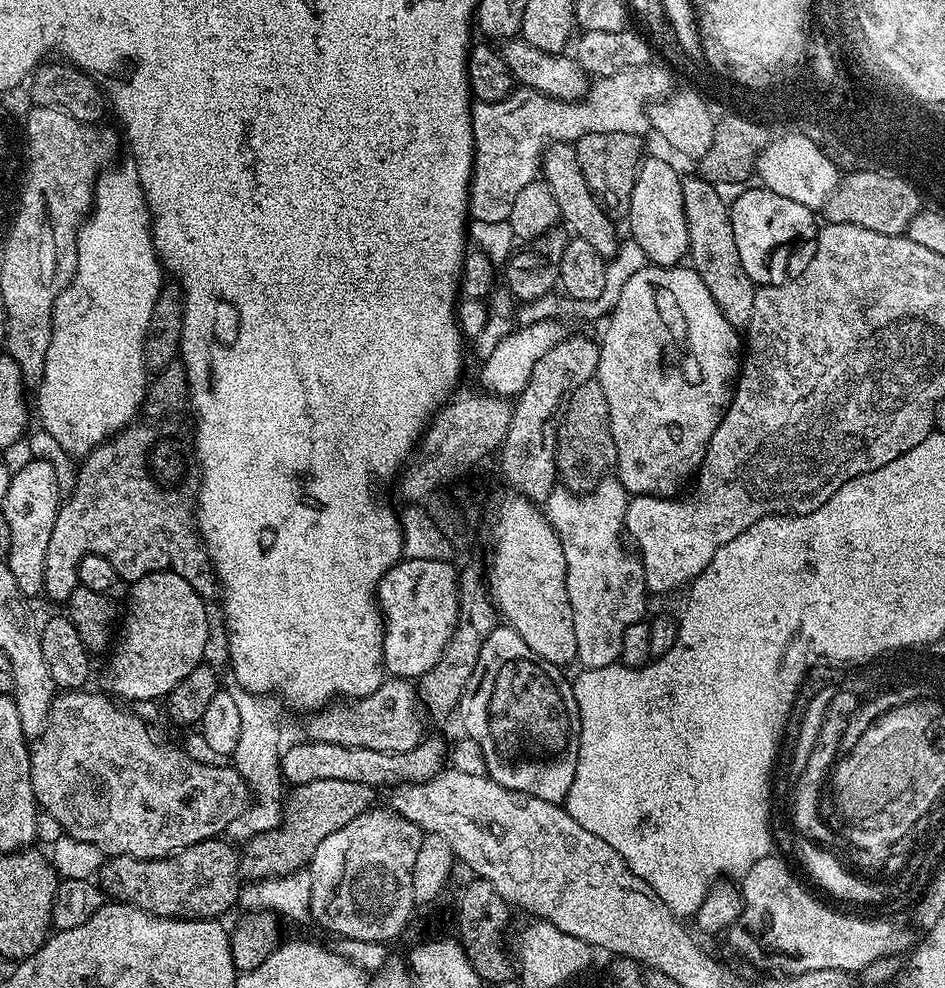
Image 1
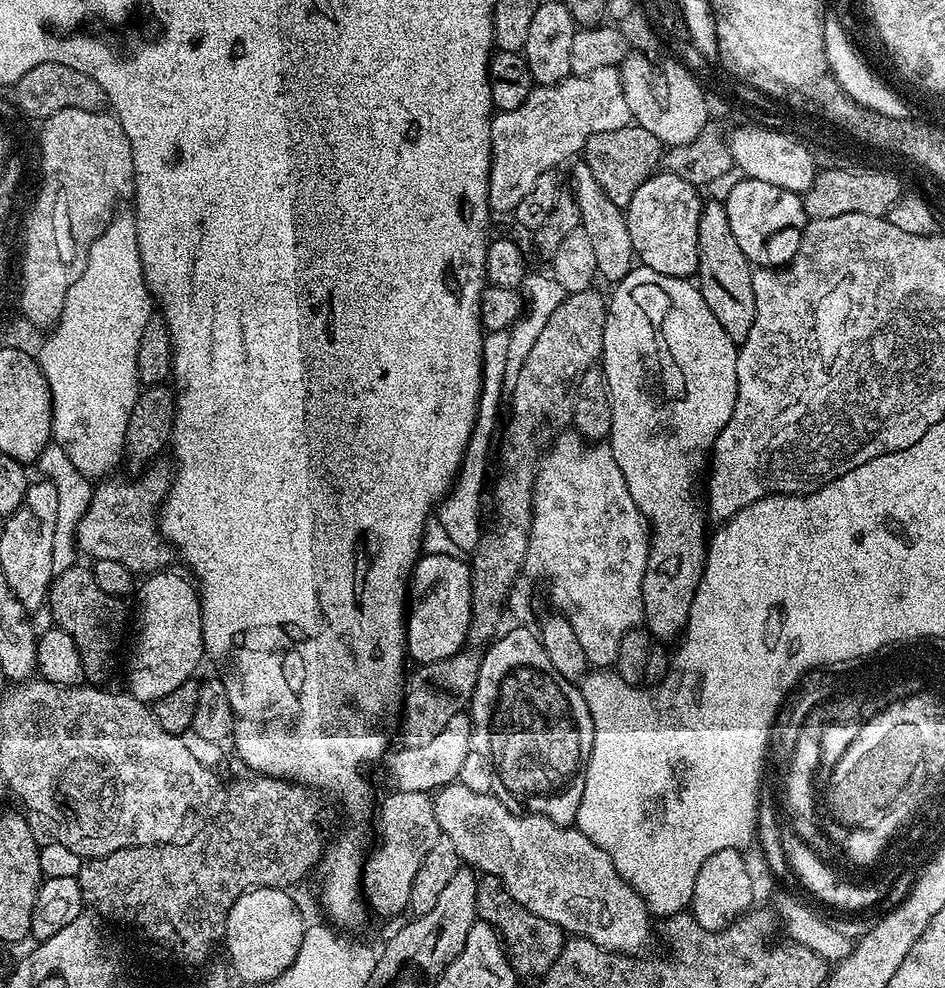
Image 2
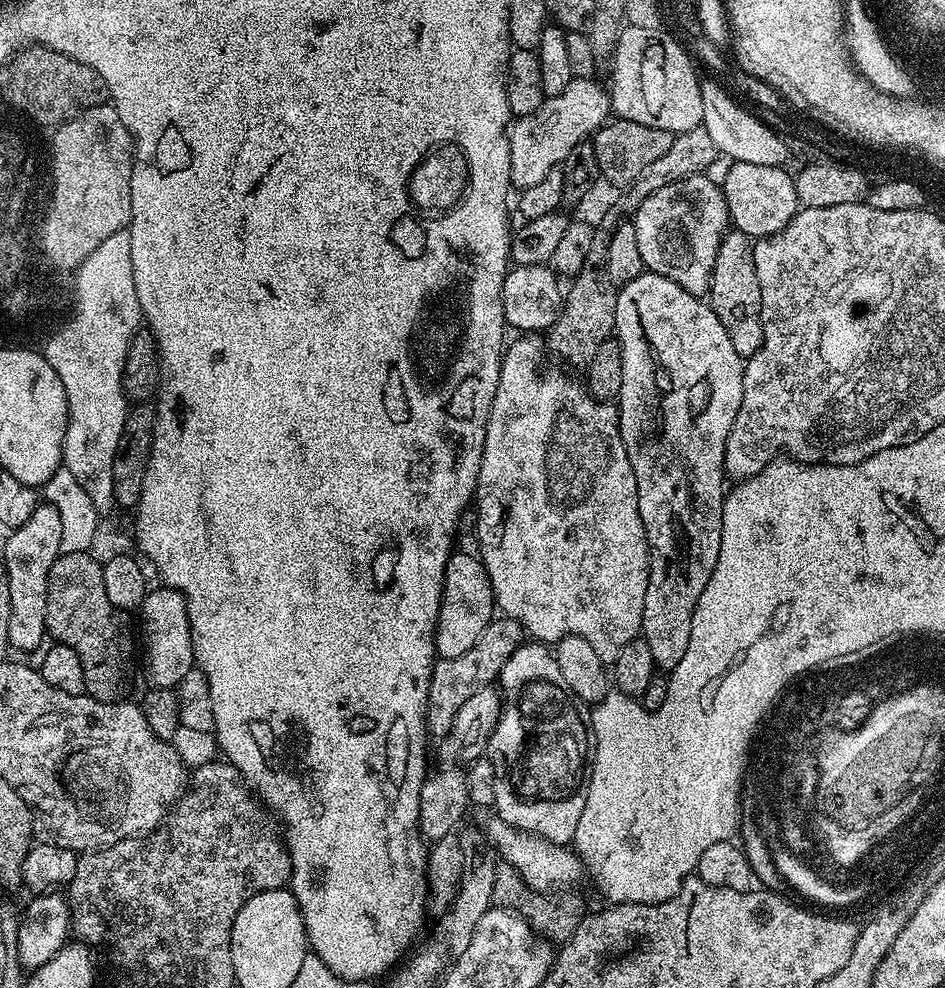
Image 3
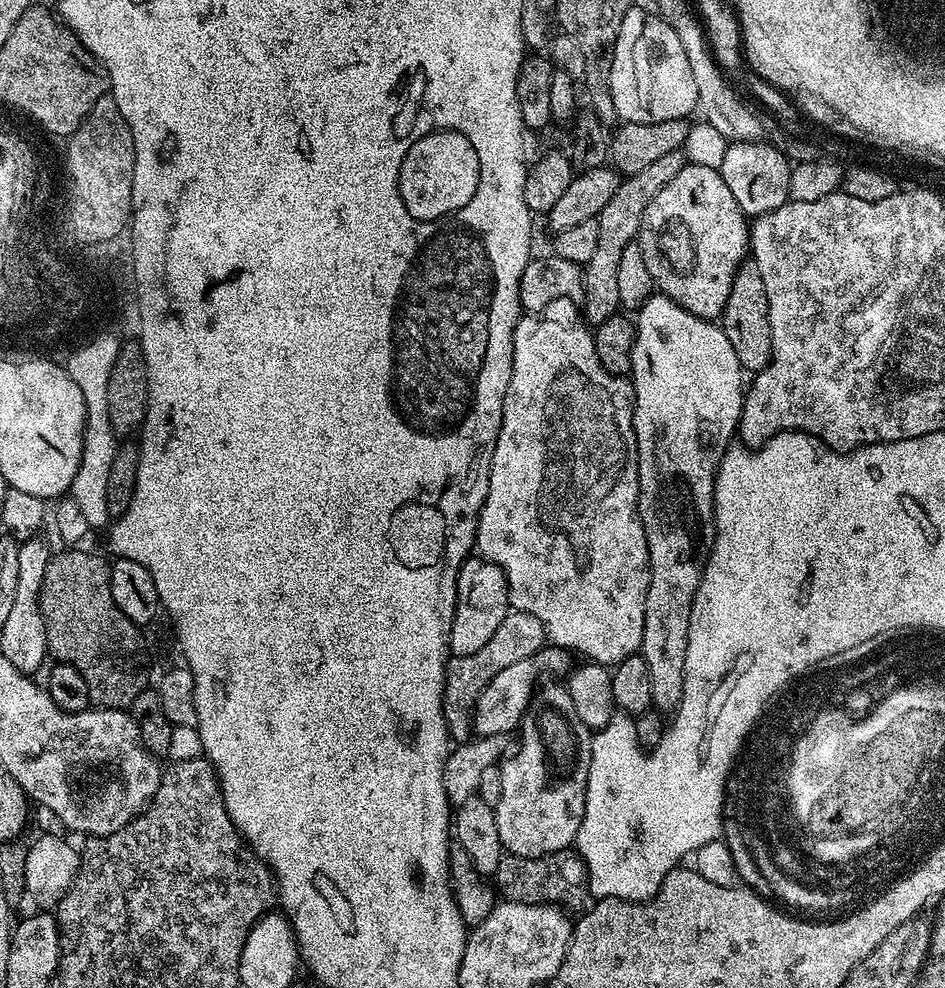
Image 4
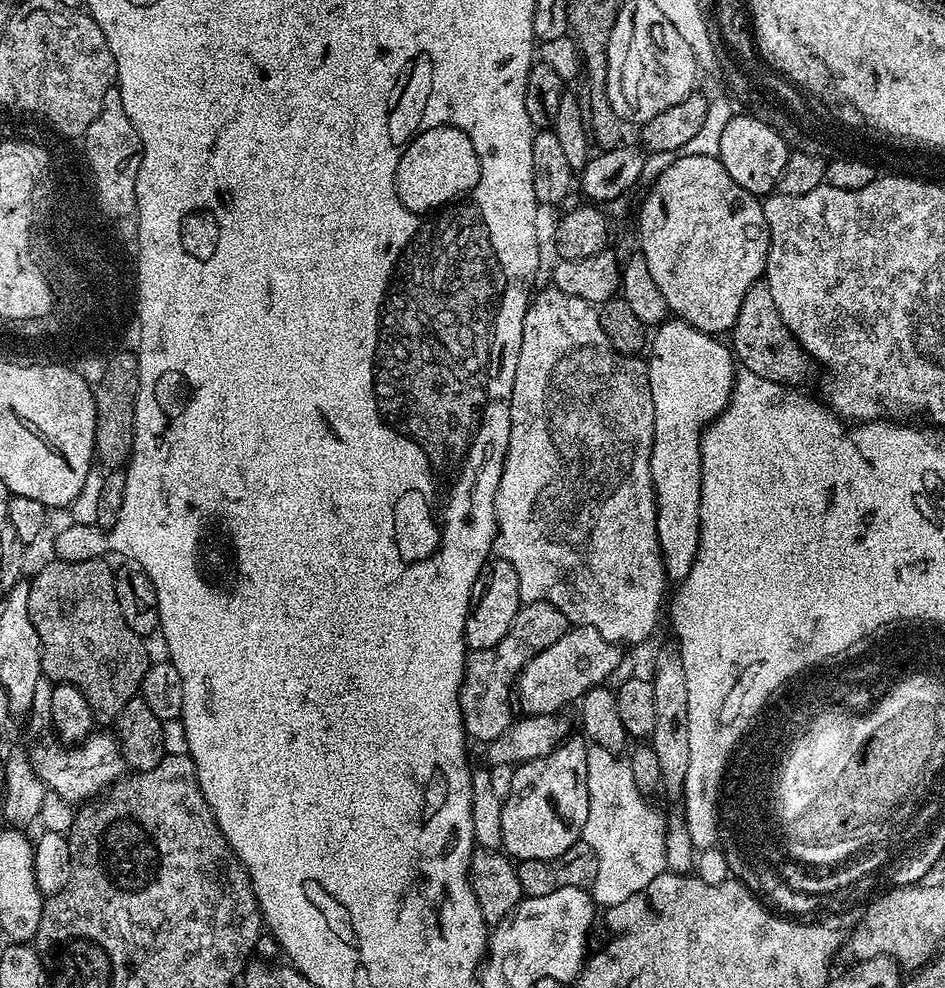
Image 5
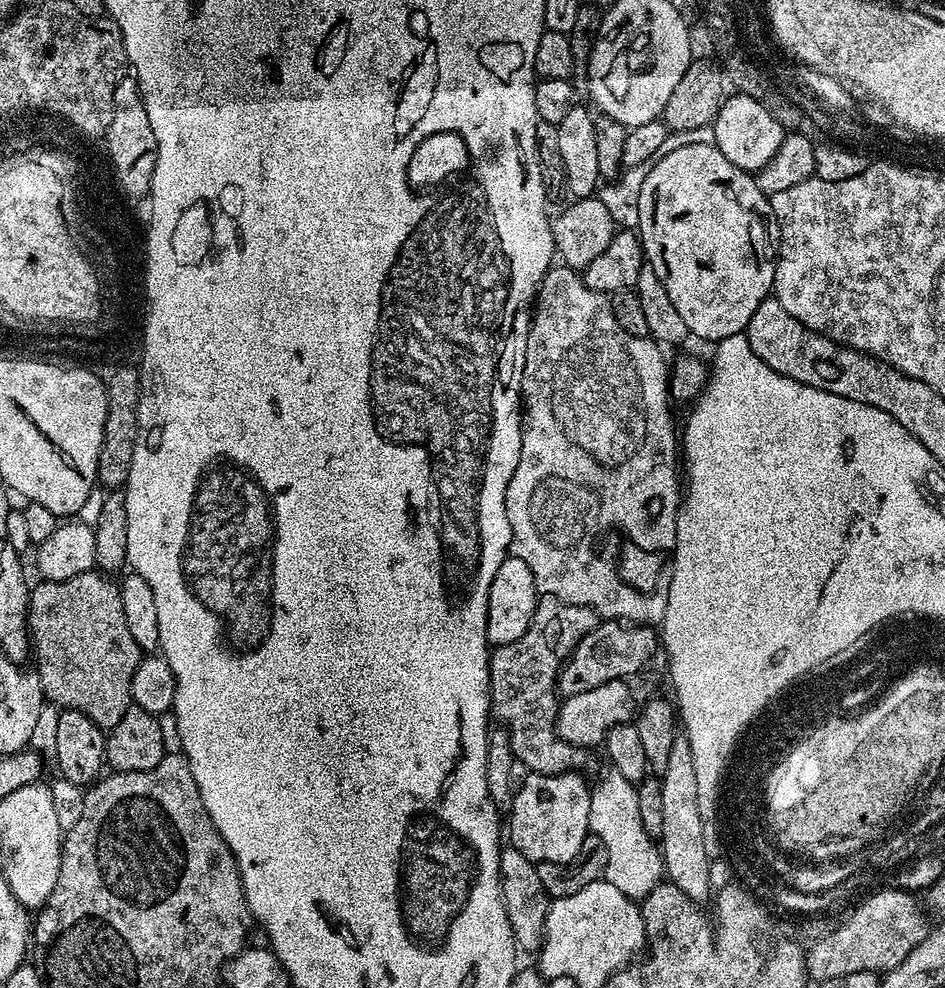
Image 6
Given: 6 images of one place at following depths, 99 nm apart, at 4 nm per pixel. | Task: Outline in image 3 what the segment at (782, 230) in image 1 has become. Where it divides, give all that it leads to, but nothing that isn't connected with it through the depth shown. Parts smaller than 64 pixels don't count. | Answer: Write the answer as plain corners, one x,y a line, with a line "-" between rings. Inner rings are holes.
733,162
722,185
731,227
753,238
772,236
794,219
798,211
796,181
784,166
760,166
751,162

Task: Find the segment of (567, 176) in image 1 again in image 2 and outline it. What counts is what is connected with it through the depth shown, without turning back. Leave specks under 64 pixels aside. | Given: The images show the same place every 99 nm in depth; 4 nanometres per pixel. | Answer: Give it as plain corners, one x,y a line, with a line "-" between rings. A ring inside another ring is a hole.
576,162
572,168
572,188
570,194
576,200
580,211
580,227
586,234
590,234
590,243
594,246
594,258
598,261
597,273
609,282
626,278
637,263
634,242
630,242
630,226
626,226
625,209
614,206
610,198
606,198
606,190
598,186
598,178
590,174
590,166
583,162

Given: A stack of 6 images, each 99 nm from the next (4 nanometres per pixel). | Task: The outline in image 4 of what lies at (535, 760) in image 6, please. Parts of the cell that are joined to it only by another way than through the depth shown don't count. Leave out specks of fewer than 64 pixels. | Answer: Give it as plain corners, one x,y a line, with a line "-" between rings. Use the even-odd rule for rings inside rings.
512,610
506,618
502,618
502,626
494,630
490,642
482,646
482,650
478,650
475,654
452,656
449,659
444,679
444,717
448,735
453,741
463,742
473,735
472,707
482,694
482,690
486,690
488,683
499,672
506,670
506,666
510,666
514,658
523,658
539,652
545,644
546,637
542,622
538,622
534,614

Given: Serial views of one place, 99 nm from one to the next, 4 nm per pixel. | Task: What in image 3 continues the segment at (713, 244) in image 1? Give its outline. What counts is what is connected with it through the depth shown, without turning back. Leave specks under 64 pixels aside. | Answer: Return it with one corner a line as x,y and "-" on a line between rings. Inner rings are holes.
725,232
718,246
718,254
714,258
706,293
707,303
711,304
718,322
722,322
734,350
738,350
738,354
745,358
756,353
764,341
760,321
760,287
752,253
753,243
753,237
744,232

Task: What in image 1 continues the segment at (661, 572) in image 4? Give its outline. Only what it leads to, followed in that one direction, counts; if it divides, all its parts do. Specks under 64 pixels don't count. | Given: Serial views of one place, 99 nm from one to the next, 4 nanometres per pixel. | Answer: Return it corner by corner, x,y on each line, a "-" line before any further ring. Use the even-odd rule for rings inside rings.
646,266
642,270
638,270
630,278
630,282
626,282
626,286
622,286
622,294
616,305
612,307
606,320
607,324
608,329
605,330
604,337
599,337
598,340
600,357
594,378
602,386
602,394
606,394
606,406
610,406
610,430
616,447
615,475
618,477
620,485
629,494
675,497
681,491
679,488
687,480
689,483
700,471
700,463
710,446
710,438
714,438
714,430
718,430
720,419
724,417
724,411
727,410
728,403
732,401
732,393
742,371
741,333
734,326
730,326
730,322
726,322
726,314
722,314
722,310
718,310
718,302
714,302
714,294
710,294
706,282
702,282
702,278
698,278
698,274
691,266
674,268

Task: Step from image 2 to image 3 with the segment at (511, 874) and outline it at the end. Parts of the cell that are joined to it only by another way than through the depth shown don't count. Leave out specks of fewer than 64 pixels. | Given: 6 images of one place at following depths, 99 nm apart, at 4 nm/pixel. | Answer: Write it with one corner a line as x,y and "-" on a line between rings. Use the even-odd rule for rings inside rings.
489,816
489,820
482,824
484,835
496,849
499,859
510,865
526,882
526,886
530,886
535,892
552,894
555,893
555,888
571,889
568,887
578,883
580,875
585,875
584,862
571,847
552,844
549,840
543,840
541,836
530,835
529,832
519,832
518,829
509,826
501,816

